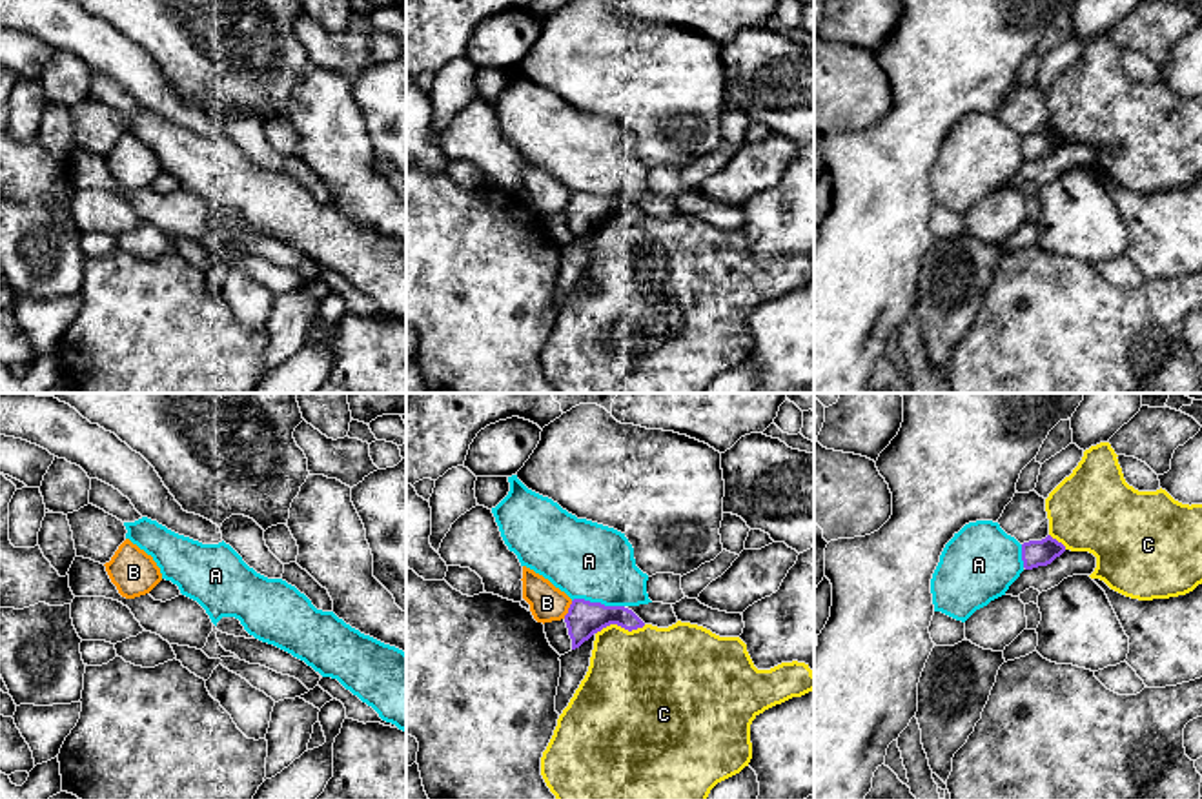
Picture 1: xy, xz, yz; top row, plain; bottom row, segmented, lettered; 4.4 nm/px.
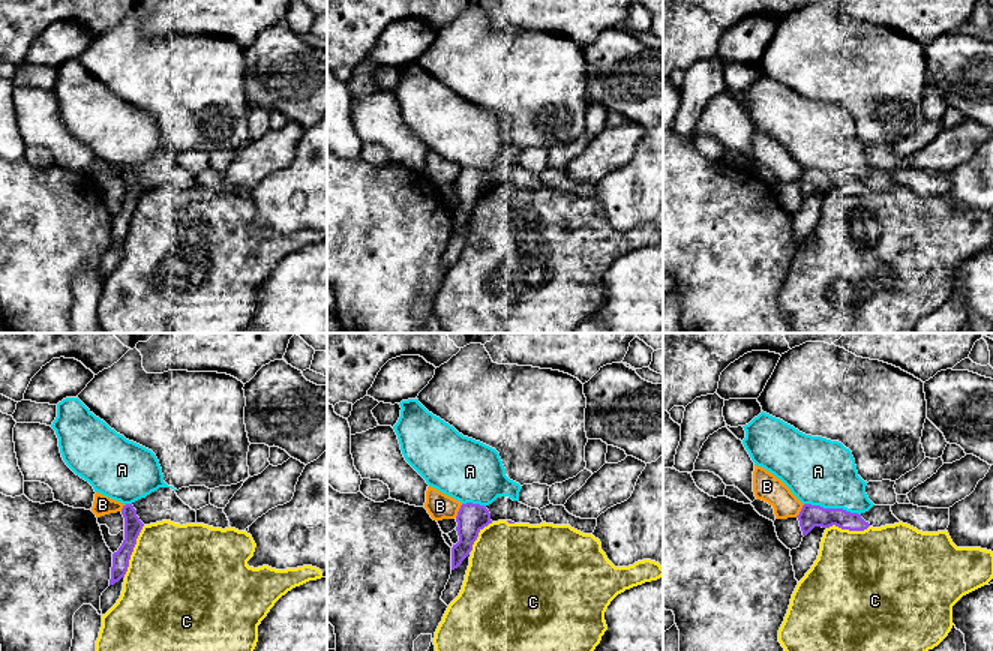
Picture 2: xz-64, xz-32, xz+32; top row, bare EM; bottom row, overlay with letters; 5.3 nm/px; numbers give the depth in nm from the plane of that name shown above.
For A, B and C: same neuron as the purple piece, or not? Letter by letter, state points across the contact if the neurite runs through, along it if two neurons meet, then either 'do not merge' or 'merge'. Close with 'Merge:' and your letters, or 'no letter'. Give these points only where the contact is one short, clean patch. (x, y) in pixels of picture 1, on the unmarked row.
A: do not merge
B: border along xz (572, 193), (563, 210); do not merge
C: do not merge
Merge: no letter

